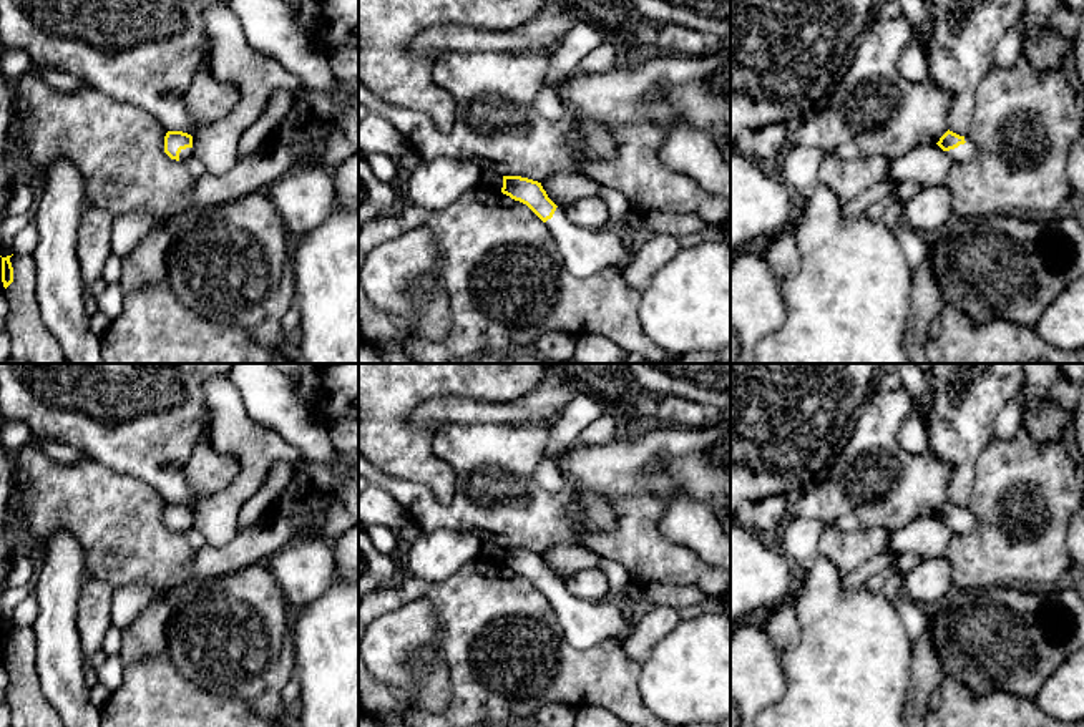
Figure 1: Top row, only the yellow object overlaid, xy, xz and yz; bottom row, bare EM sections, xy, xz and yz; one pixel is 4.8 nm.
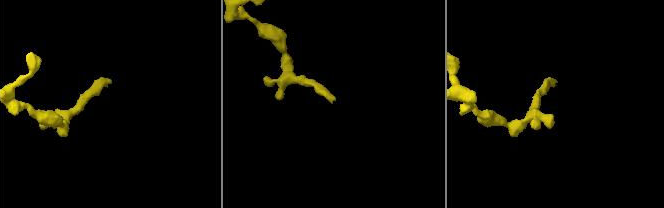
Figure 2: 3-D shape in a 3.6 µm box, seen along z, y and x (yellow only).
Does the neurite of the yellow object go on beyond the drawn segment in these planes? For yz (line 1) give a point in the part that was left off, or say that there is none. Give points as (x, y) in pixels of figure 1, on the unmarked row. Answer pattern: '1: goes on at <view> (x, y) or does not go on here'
1: goes on at yz (966, 523)

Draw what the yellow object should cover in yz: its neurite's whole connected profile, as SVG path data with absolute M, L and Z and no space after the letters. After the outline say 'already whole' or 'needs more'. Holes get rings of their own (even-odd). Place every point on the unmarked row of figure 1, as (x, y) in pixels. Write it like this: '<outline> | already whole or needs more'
M946 503L936 515L953 533L964 534L978 526L978 518L966 508Z | needs more

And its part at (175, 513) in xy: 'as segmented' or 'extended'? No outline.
extended

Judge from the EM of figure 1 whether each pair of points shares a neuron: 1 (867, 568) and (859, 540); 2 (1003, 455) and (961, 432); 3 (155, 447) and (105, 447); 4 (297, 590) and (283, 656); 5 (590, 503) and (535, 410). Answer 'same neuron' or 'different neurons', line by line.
1: different neurons
2: different neurons
3: same neuron
4: different neurons
5: different neurons

